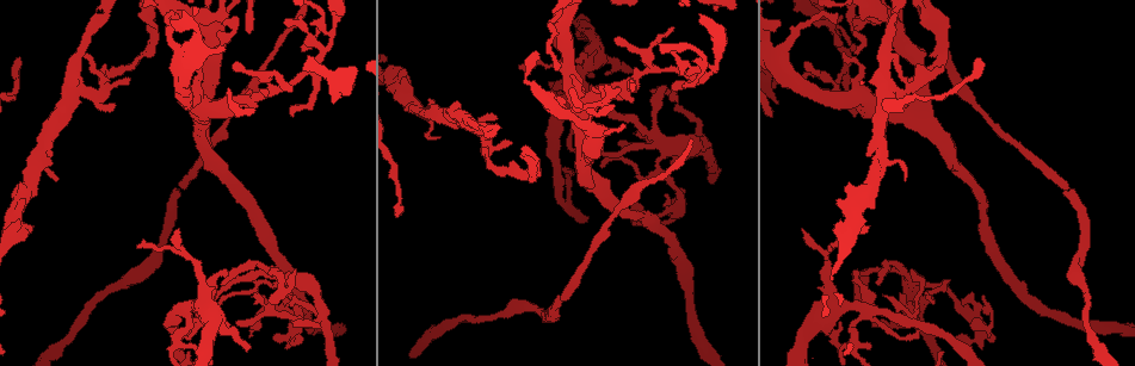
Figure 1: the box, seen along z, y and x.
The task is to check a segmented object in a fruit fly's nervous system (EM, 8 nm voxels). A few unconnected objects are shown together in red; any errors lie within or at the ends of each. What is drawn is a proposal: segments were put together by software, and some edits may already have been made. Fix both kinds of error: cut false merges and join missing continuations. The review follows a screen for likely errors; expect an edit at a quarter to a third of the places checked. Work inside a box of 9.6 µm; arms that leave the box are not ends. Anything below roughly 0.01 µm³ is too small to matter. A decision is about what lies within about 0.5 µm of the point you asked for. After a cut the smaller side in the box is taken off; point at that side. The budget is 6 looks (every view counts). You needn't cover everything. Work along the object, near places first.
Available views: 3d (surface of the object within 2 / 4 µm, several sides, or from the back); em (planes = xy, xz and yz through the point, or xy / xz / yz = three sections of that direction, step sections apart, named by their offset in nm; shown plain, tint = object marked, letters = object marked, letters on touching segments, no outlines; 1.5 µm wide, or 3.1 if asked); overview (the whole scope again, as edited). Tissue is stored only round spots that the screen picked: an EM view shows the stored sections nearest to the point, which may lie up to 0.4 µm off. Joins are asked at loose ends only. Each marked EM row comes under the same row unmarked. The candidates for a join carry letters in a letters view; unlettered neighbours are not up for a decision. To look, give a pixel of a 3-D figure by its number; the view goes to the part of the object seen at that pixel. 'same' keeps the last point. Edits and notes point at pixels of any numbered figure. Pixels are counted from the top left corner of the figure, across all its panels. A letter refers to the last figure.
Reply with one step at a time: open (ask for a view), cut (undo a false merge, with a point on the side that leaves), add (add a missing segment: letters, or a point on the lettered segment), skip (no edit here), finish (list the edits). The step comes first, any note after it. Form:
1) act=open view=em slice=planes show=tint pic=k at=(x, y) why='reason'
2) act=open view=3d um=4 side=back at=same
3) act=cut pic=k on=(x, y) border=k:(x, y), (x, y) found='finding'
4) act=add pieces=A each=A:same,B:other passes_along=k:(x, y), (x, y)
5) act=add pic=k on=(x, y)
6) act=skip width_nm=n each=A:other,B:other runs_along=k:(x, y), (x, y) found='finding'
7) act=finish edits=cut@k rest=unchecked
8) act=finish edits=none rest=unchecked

act=open view=em slice=planes show=letters pic=1 at=(274, 71)

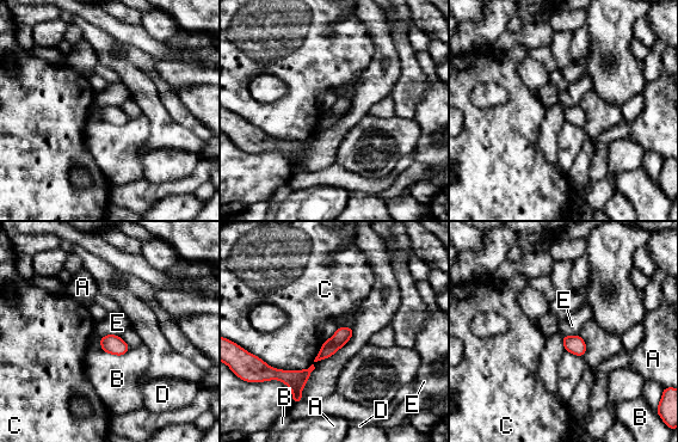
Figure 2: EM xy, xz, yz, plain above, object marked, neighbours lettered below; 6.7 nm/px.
act=skip width_nm=110 each=A:other,B:other,C:other,D:other,E:other runs_along=2:(350, 330), (303, 375), (277, 373) found='continuous, no second cell'

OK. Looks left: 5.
act=open view=3d um=4 pic=1 at=(615, 92) why='abrupt turn'

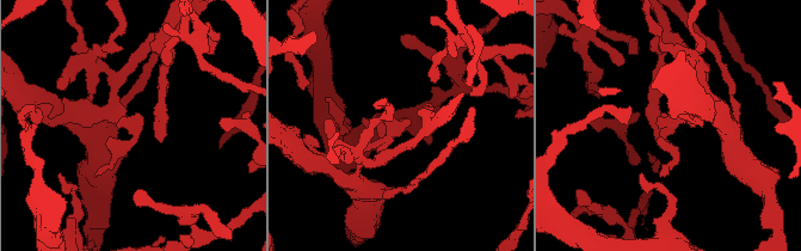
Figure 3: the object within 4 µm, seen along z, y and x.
act=open view=em slice=planes show=letters pic=3 at=(400, 125)

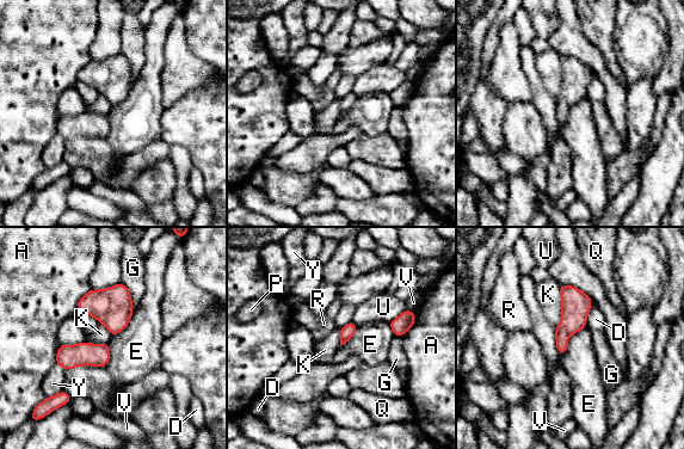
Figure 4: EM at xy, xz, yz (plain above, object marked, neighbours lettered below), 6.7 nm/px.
act=skip each=A:other,D:other,E:other,G:other,K:other,P:other,Q:other,R:other,U:other,V:other,Y:other border=4:(561, 285), (560, 324), (555, 328) found='all the same cell'

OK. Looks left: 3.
act=open view=3d um=4 pic=1 at=(982, 112) why='calibre changes'

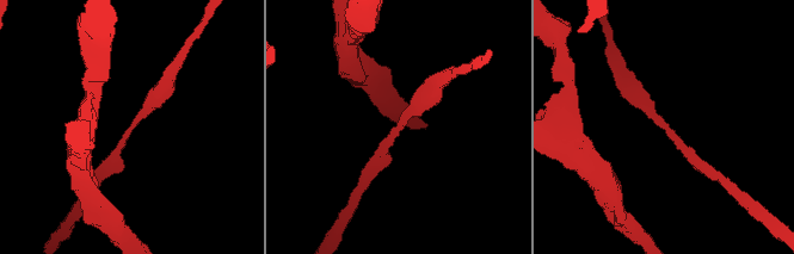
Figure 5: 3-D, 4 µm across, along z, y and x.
act=open view=em slice=yz step=8 show=tint pic=5 at=(399, 127) arm_widths_nm=200,280 why='need the tissue'

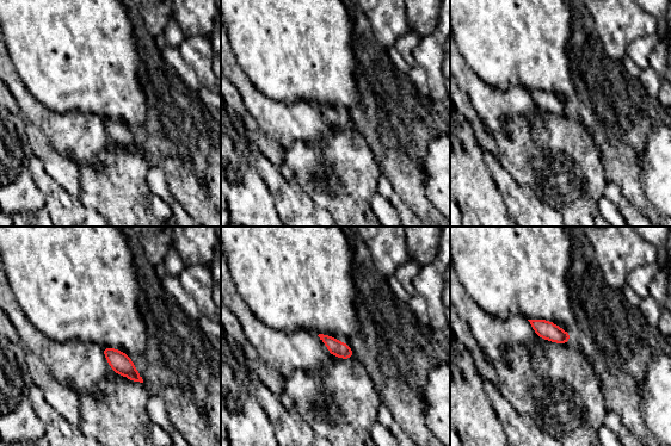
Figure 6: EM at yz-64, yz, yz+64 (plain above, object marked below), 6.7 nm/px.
act=open view=em slice=yz step=8 show=letters at=same

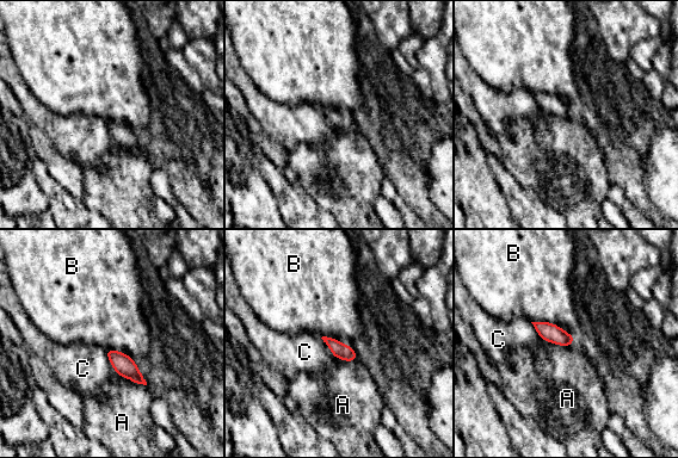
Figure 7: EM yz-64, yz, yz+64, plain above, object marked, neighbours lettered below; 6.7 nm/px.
act=skip each=A:other,B:other,C:other border=7:(574, 339), (567, 346), (544, 340) found='all the same cell'

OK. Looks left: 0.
act=finish edits=none rest=unchecked

